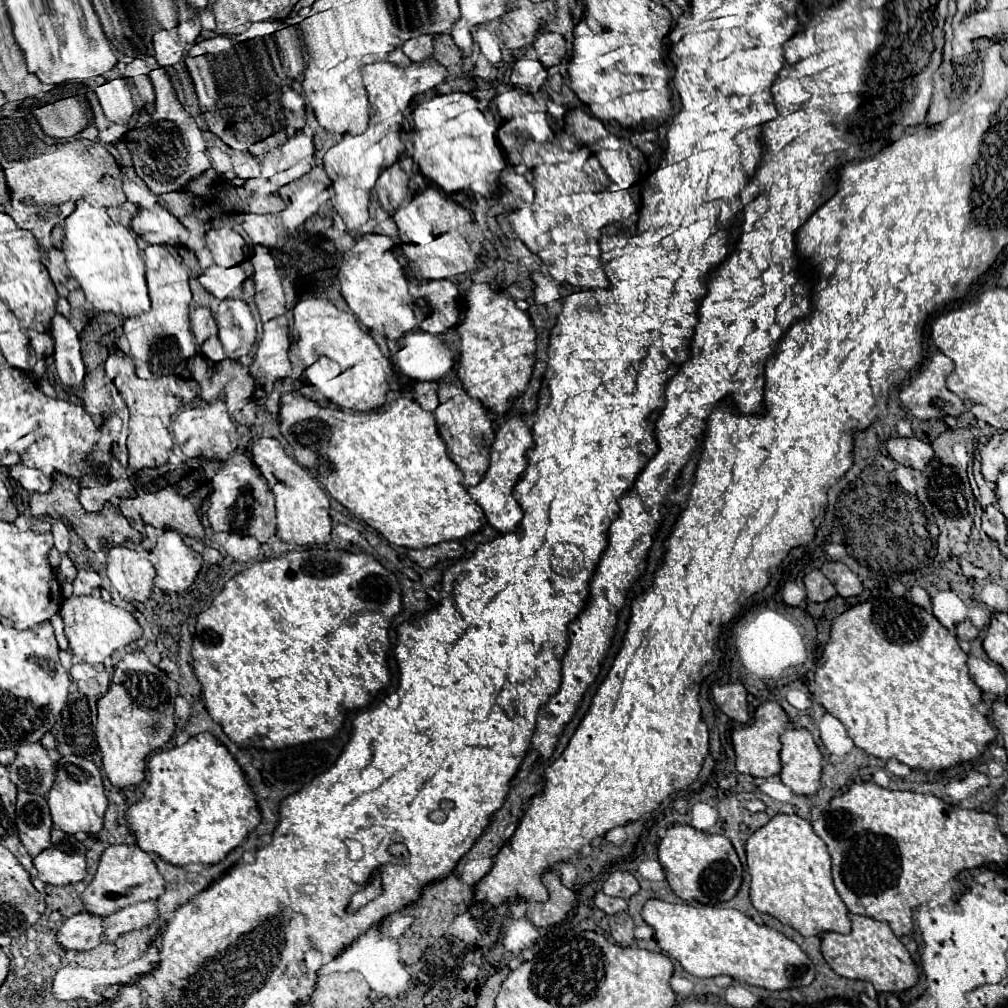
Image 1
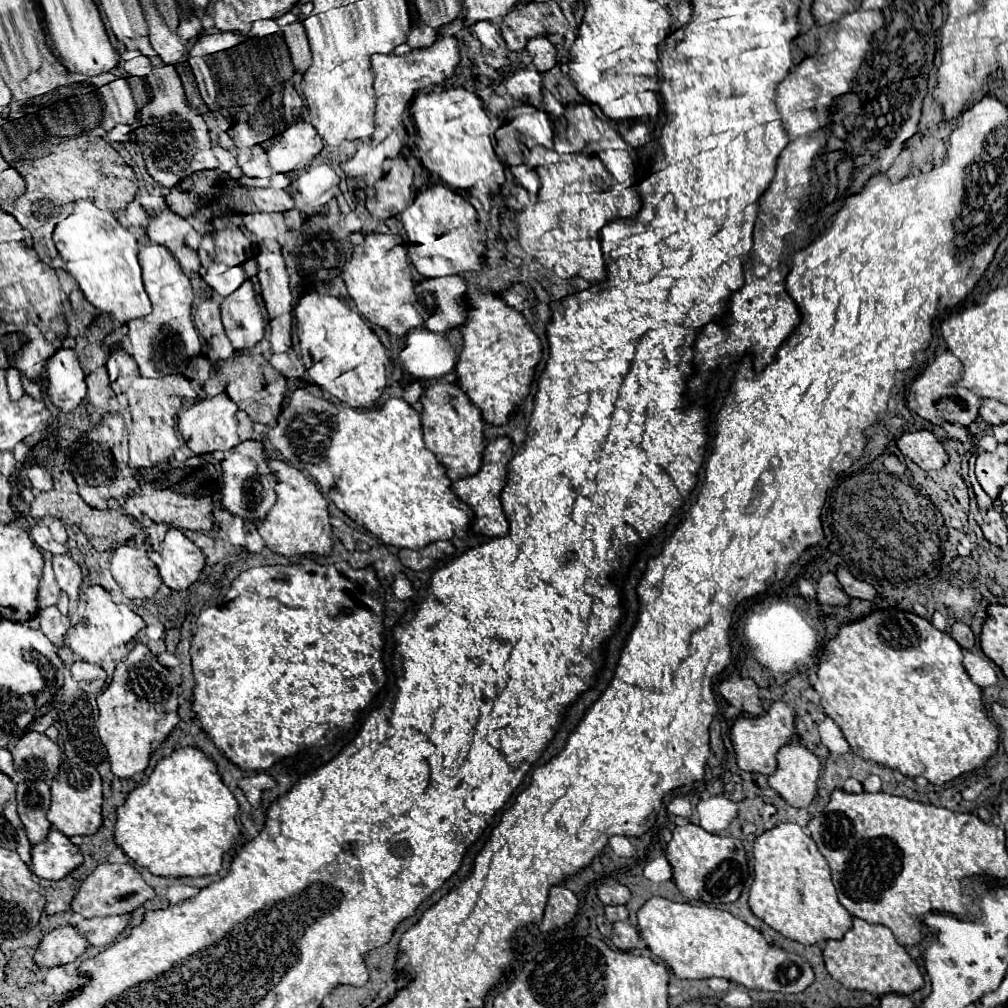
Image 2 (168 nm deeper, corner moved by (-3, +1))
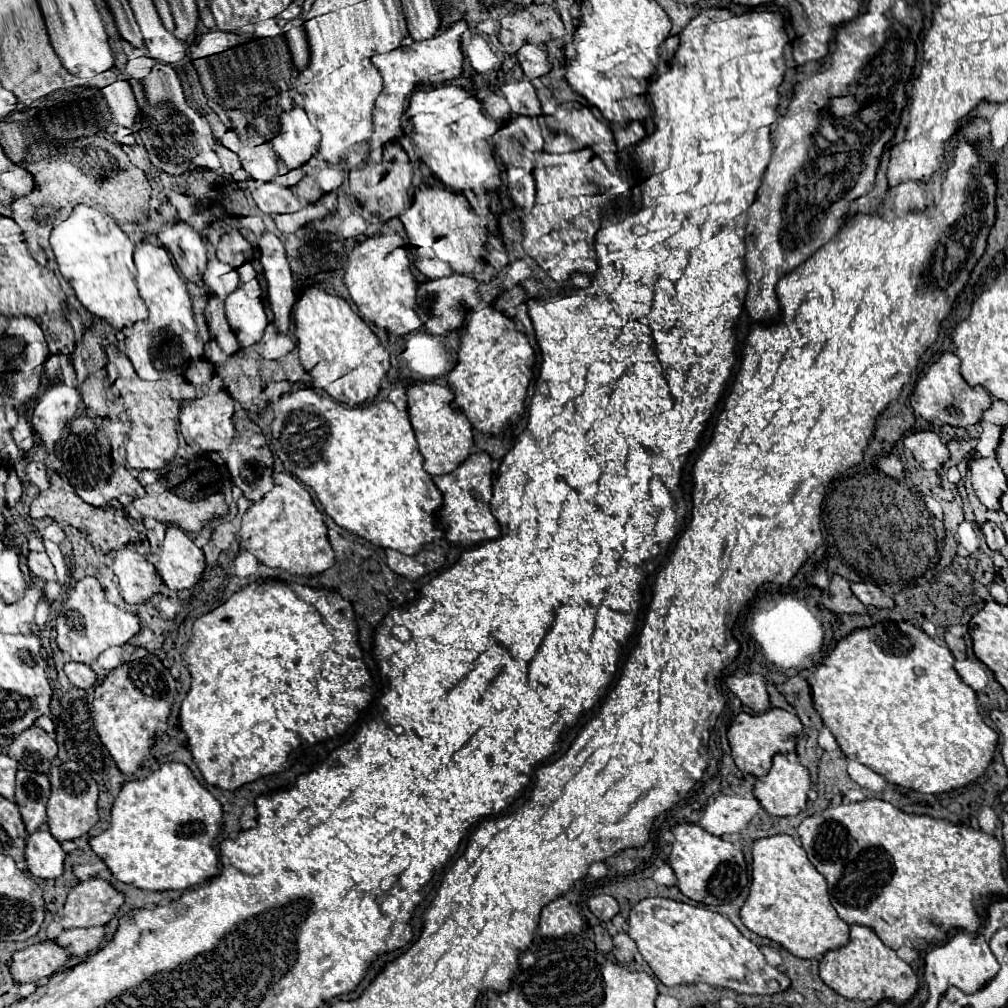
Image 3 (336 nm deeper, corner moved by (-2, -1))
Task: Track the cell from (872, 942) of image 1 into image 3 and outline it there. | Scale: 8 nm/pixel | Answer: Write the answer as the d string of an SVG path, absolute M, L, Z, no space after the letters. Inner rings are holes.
M865 925L851 927L851 939L845 947L827 951L819 963L821 979L847 999L859 1001L893 1001L895 1005L905 1005L917 991L917 977L909 963L905 963L897 951L887 947L875 931Z

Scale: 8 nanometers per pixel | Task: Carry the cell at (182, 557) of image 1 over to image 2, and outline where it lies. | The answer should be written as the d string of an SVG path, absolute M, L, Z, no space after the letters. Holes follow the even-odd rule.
M170 527L158 553L162 555L160 577L170 589L184 591L200 577L204 553L182 531Z

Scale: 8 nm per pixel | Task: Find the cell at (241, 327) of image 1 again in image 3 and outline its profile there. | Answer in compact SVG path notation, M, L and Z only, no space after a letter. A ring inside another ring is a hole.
M249 263L235 269L239 274L239 285L233 293L221 291L229 295L225 299L225 315L227 321L237 335L241 347L249 347L263 337L267 327L267 315L261 303L261 287L257 280L257 273Z

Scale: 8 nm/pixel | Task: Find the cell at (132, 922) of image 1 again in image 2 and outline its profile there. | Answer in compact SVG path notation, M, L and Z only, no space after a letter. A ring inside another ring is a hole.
M116 915L116 917L96 917L96 919L84 919L76 923L74 927L78 933L88 941L92 947L108 947L116 941L116 937L124 931L124 927L130 923L130 915Z

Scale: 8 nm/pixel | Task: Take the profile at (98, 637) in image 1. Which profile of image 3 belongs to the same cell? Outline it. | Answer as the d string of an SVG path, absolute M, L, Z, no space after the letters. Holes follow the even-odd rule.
M83 577L81 581L77 581L77 585L73 587L73 593L63 603L59 617L57 617L57 645L59 645L59 649L71 661L79 661L85 665L95 663L97 657L105 649L109 649L113 645L127 643L139 631L141 631L139 617L125 611L125 609L111 605L105 599L105 591L95 577Z

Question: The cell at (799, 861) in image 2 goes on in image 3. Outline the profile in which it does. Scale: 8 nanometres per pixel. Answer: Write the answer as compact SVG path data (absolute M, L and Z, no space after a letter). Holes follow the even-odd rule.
M791 835L763 837L753 843L753 877L741 921L761 937L769 937L797 957L819 959L849 941L849 925L831 905L825 877L811 865L805 849Z

